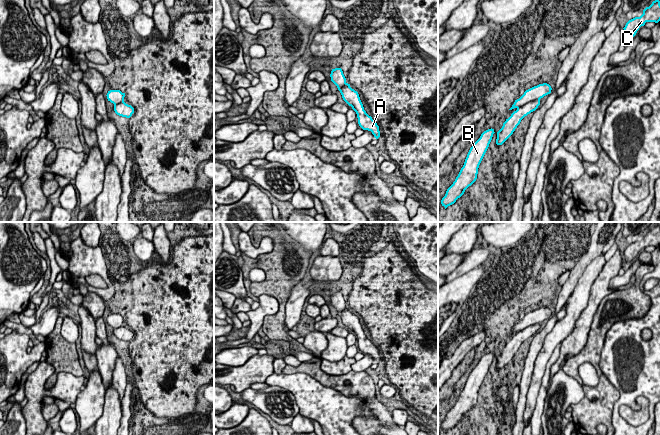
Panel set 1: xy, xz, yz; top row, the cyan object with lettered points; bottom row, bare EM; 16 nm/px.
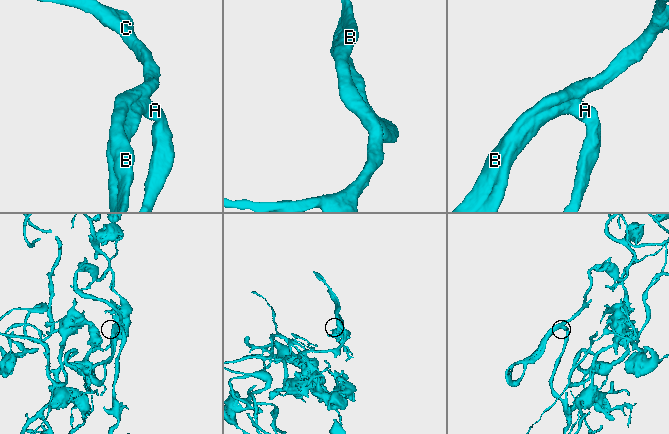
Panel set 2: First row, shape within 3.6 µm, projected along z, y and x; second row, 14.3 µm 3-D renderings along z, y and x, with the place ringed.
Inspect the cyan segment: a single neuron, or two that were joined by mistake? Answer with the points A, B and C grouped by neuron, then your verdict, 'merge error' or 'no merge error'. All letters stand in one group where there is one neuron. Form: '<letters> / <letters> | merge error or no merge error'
A B C | no merge error

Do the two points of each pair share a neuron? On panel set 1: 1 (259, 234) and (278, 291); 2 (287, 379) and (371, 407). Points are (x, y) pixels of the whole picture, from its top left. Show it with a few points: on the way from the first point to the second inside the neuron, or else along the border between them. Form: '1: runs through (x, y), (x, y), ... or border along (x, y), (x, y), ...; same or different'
1: runs through (276, 239), (278, 274); same
2: runs through (308, 392), (318, 402), (328, 407), (350, 407); same

